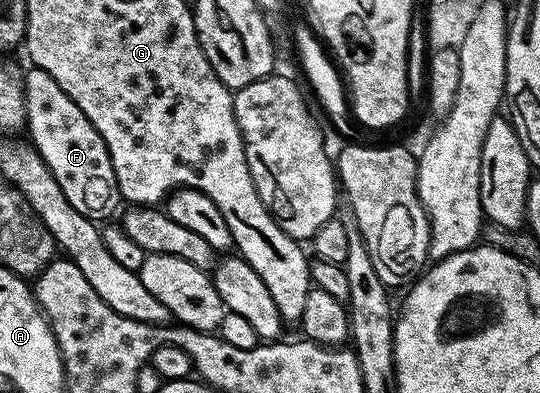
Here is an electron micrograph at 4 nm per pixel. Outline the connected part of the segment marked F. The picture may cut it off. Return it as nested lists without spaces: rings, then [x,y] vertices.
[[[36,67],[30,70],[24,74],[25,120],[33,148],[51,171],[55,183],[59,183],[63,195],[67,195],[67,203],[71,203],[79,215],[98,223],[108,222],[108,217],[118,212],[117,205],[122,204],[122,199],[111,155],[99,131],[95,131],[91,119],[79,111],[77,104],[47,71]]]

